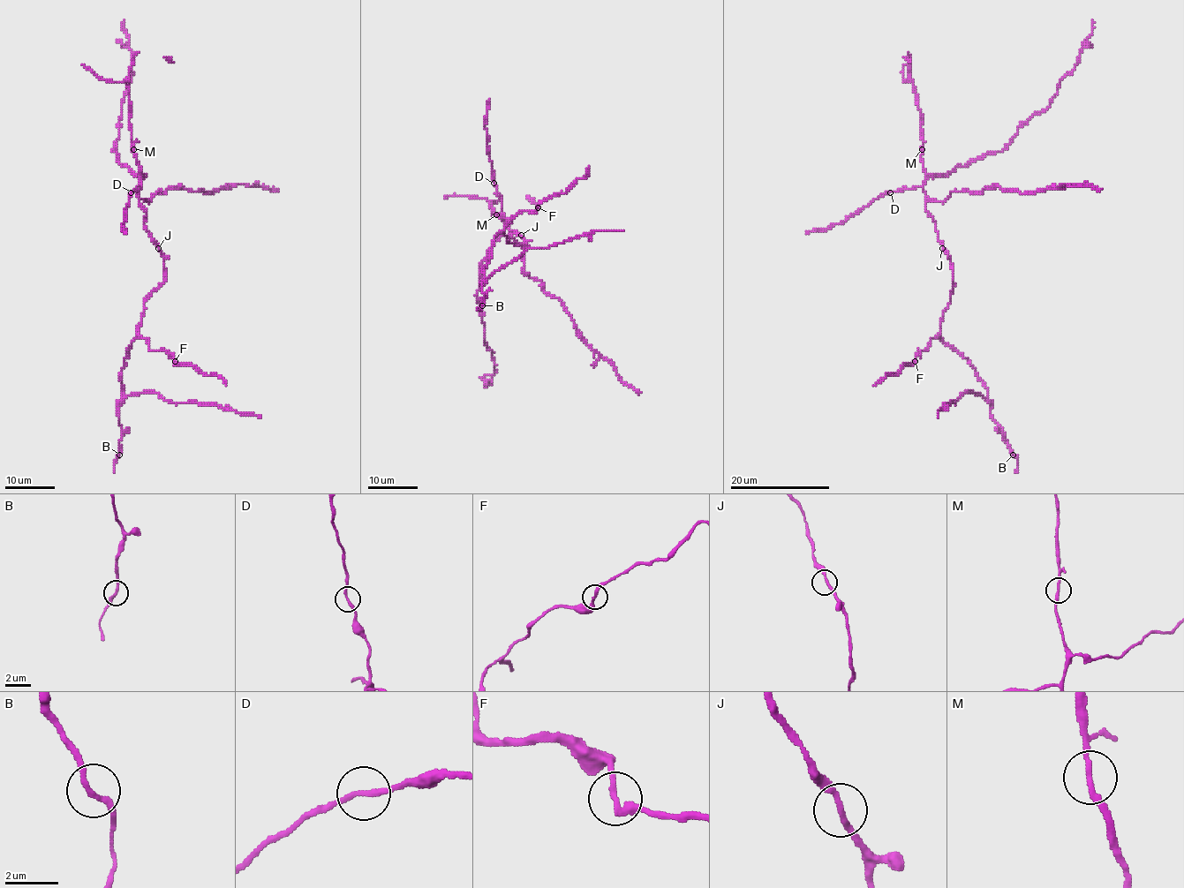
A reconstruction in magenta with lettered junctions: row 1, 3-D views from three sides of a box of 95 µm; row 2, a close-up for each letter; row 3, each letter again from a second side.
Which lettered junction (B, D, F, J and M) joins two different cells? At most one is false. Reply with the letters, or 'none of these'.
none of these

